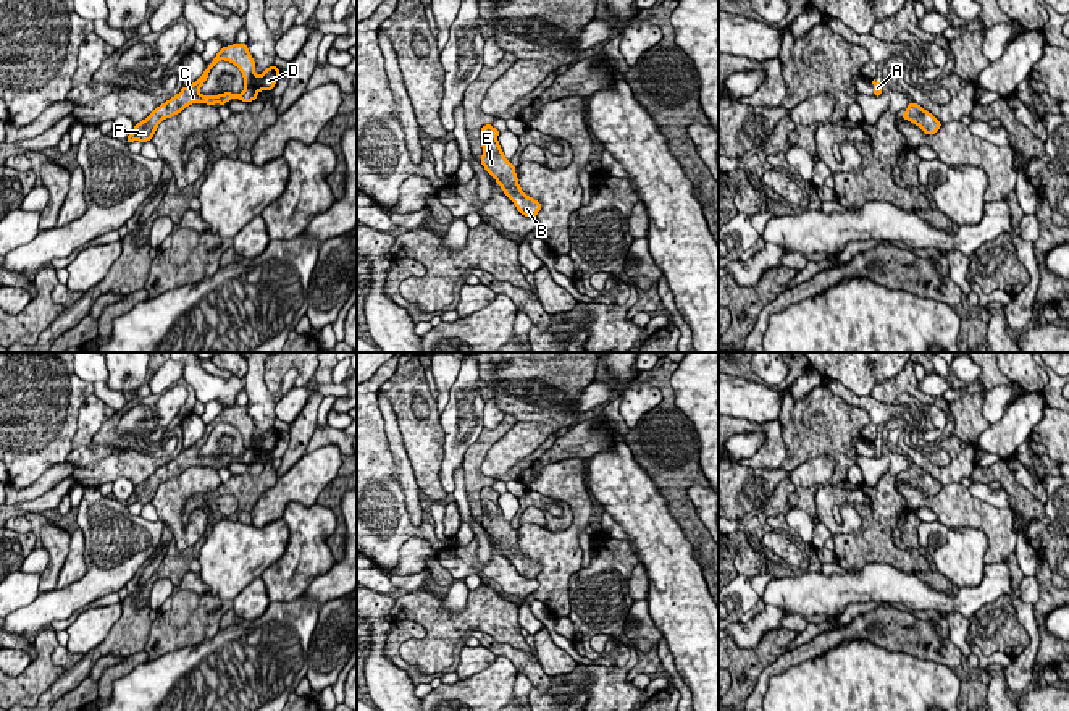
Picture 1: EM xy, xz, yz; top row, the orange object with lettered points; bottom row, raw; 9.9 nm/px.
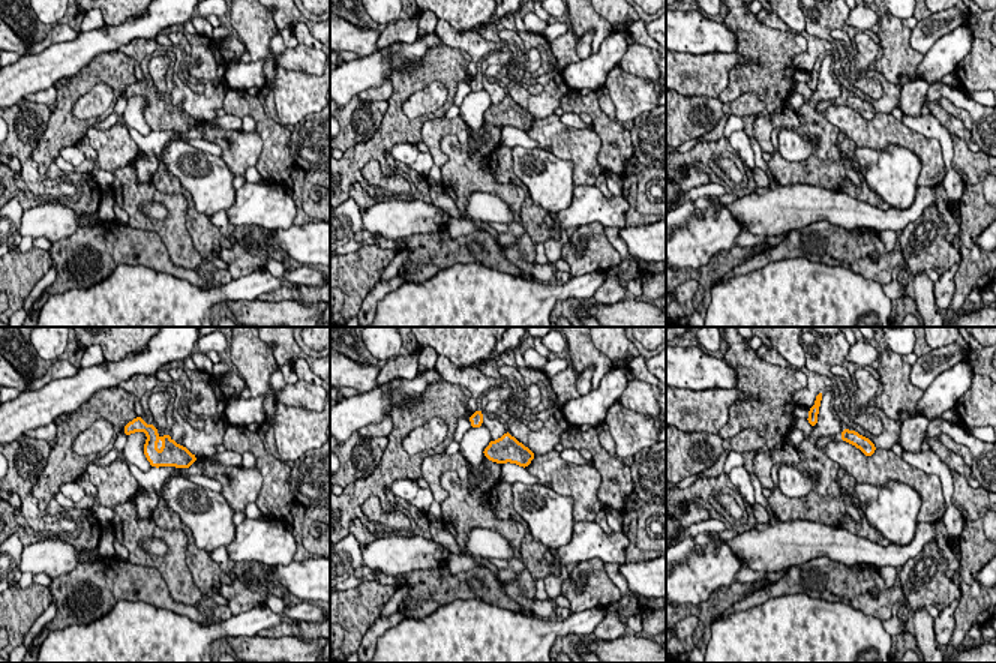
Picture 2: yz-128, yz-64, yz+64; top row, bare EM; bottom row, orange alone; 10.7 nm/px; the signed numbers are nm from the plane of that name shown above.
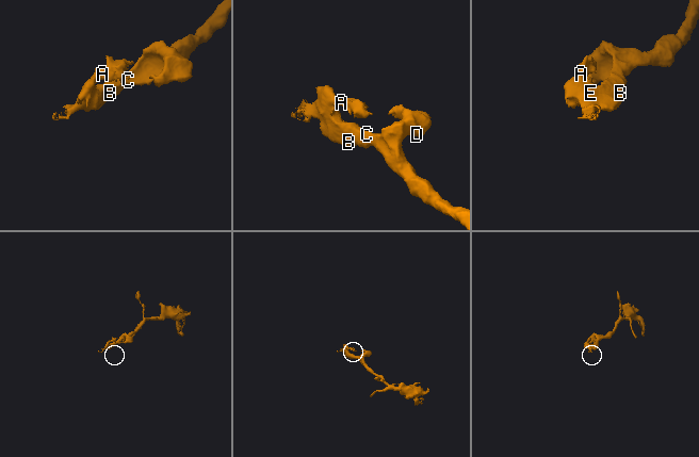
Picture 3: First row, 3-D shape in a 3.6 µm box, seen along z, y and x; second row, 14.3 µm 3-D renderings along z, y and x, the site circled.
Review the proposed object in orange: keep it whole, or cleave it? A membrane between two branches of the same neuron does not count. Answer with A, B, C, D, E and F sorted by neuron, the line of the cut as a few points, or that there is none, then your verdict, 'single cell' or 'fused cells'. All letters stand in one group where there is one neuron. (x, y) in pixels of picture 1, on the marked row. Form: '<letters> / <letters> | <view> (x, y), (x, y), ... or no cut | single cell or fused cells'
A B C D E F | no cut | single cell

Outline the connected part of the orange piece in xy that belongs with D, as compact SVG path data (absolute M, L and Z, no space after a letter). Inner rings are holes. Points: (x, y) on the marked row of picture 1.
M233 44L223 47L216 53L213 61L208 65L208 68L203 71L203 74L194 84L182 87L178 95L171 97L168 102L157 107L144 121L137 123L132 133L128 136L126 144L132 141L140 141L142 144L150 141L160 121L181 113L191 103L224 105L228 103L229 99L252 102L257 99L257 94L260 90L271 90L278 78L279 78L279 69L275 65L266 68L262 76L255 74L255 61L247 50L247 44ZM220 60L226 60L241 69L244 76L244 87L245 87L242 94L224 92L220 95L202 95L199 92L199 89L207 81L210 69Z

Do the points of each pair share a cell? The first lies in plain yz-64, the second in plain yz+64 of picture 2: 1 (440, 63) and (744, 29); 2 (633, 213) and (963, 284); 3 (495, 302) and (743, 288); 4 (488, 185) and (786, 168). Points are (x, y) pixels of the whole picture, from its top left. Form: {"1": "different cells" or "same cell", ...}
{"1": "same cell", "2": "same cell", "3": "same cell", "4": "same cell"}

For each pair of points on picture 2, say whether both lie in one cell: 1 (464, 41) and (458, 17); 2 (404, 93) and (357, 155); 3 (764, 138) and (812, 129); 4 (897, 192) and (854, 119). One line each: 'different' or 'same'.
1: different
2: same
3: different
4: different

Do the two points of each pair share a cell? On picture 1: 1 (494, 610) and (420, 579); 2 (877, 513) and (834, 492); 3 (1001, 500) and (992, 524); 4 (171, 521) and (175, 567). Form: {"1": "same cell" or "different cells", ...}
{"1": "different cells", "2": "different cells", "3": "different cells", "4": "different cells"}

